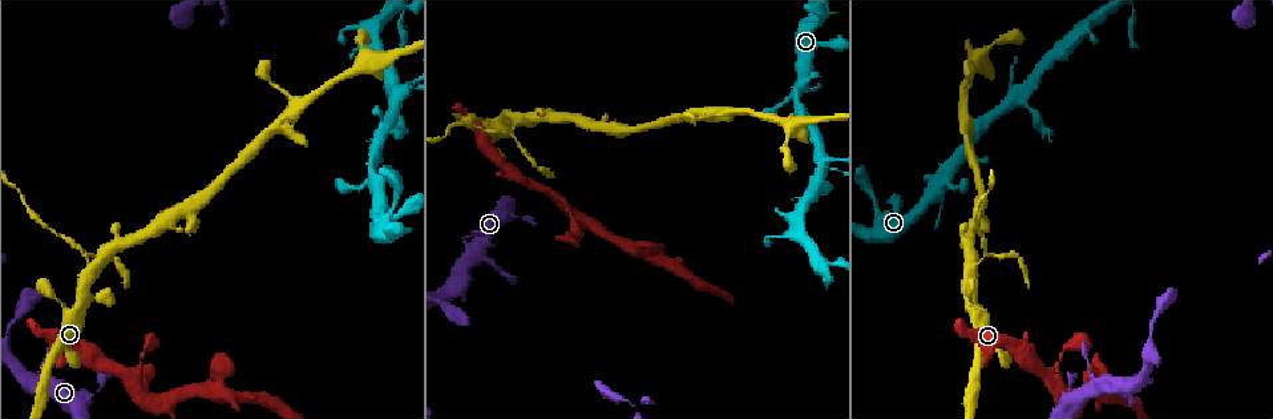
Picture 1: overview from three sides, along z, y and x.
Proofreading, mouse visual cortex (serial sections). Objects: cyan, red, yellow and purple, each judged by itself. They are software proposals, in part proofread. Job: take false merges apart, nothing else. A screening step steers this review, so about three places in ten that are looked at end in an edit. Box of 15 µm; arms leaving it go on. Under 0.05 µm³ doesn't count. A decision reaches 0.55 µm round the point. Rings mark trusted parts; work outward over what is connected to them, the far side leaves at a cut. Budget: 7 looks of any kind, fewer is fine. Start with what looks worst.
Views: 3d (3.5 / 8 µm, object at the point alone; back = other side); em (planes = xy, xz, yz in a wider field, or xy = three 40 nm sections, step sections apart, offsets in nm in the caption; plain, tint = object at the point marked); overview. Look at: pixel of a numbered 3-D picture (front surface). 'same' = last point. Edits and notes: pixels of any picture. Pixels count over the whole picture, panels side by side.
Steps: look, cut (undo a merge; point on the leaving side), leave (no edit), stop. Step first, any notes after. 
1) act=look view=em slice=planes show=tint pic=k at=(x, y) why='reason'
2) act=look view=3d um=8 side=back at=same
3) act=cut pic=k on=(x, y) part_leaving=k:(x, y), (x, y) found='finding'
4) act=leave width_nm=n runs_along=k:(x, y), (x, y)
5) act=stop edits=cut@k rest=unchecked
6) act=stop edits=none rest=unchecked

act=look view=3d um=3.5 pic=1 at=(987, 256) why='three-way junction'

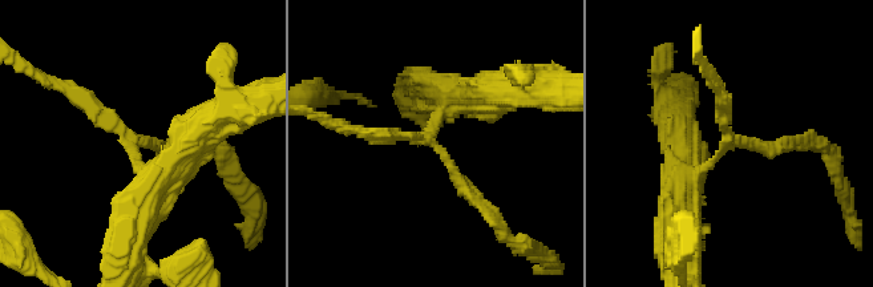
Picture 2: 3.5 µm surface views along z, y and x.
act=look view=em slice=xy step=1 show=tint pic=2 at=(140, 140) arms=3 arm_widths_nm=150,150,300 why='need the tissue'

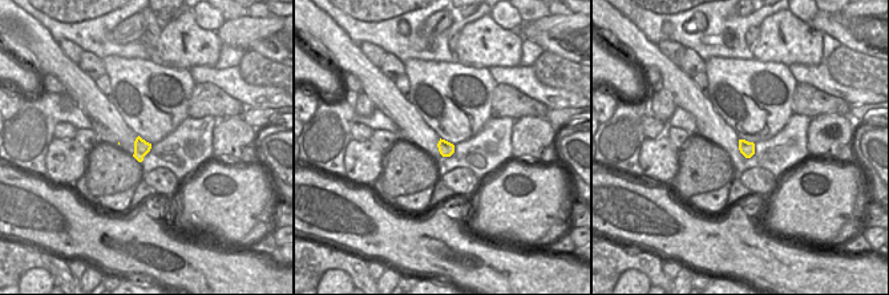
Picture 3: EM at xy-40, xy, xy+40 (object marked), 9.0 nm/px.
act=leave runs_along=2:(679, 193), (738, 140), (805, 140) found='one cell here'

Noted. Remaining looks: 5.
act=look view=3d um=8 side=back pic=1 at=(482, 257) why='abrupt turn'

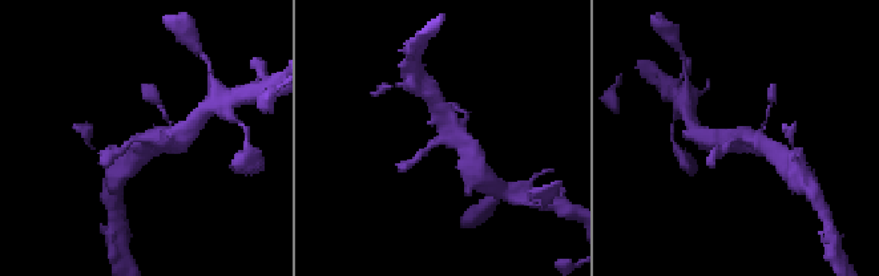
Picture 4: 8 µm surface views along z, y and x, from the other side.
act=look view=3d um=3.5 pic=4 at=(145, 136) why='zoom in'

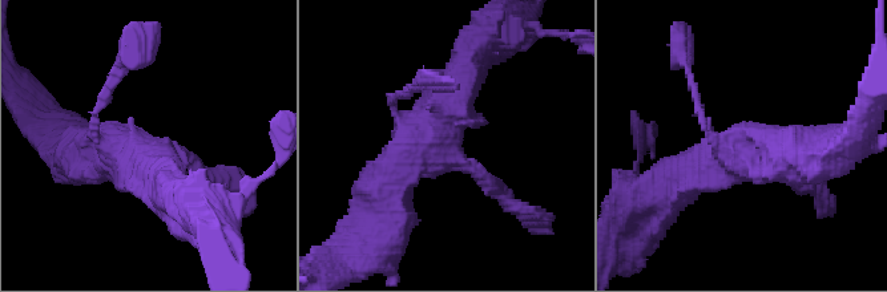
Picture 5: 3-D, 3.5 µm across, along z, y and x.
act=look view=em slice=xy step=3 show=tint pic=5 at=(746, 149) arms=4 arm_widths_nm=100,150,500,600

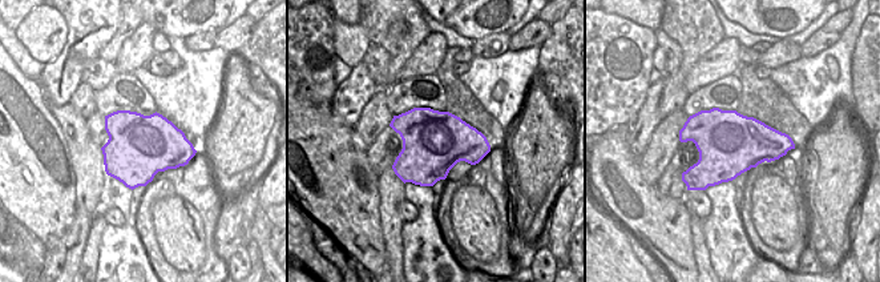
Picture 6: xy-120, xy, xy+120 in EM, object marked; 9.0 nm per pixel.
act=leave runs_along=5:(468, 64), (387, 183), (387, 207) found='continuous, no second cell'

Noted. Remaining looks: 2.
act=look view=3d um=3.5 pic=1 at=(1021, 95) why='a narrow waist'

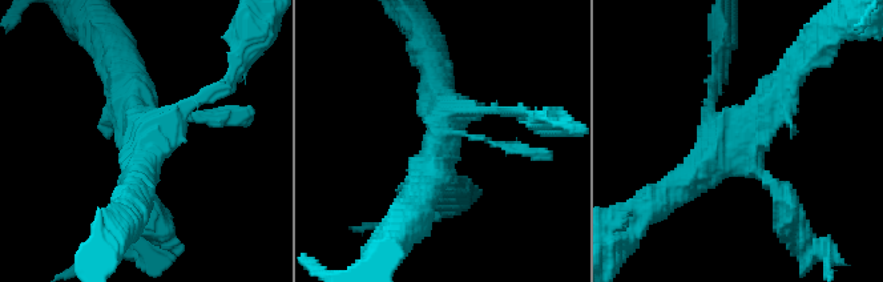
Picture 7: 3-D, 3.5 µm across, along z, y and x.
act=look view=em slice=xy step=3 show=tint pic=7 at=(440, 136) why='shape alone is not enough'

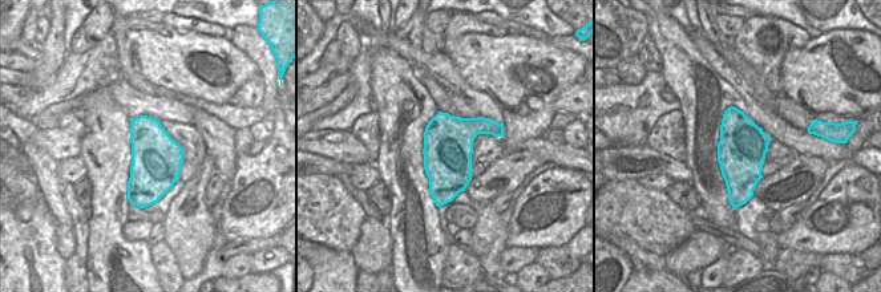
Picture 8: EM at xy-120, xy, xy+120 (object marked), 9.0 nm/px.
act=leave found='one cell here'

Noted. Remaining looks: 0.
act=stop edits=none rest=unchecked

